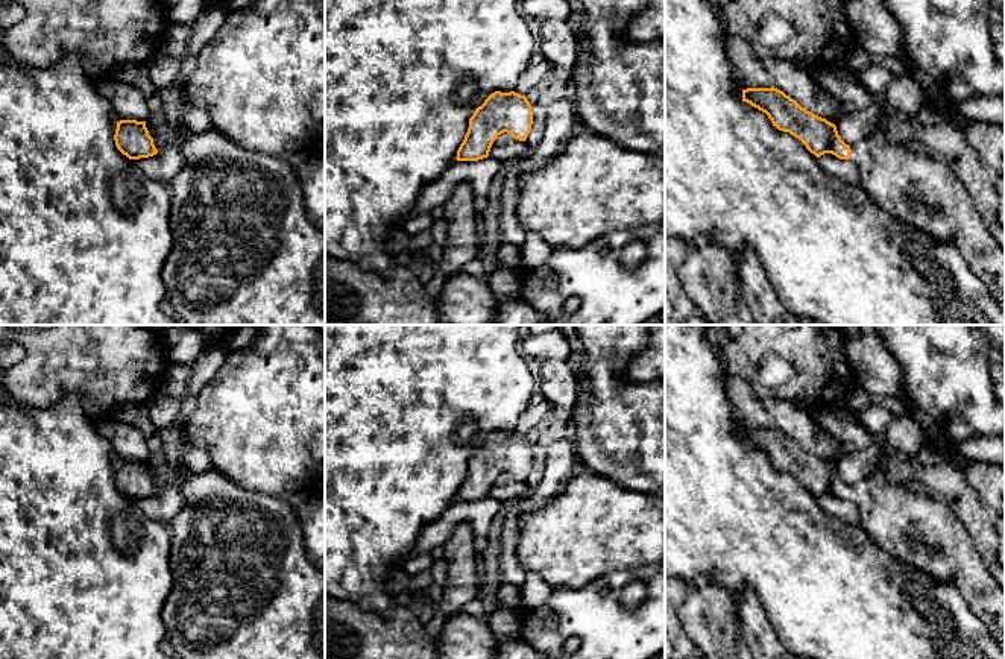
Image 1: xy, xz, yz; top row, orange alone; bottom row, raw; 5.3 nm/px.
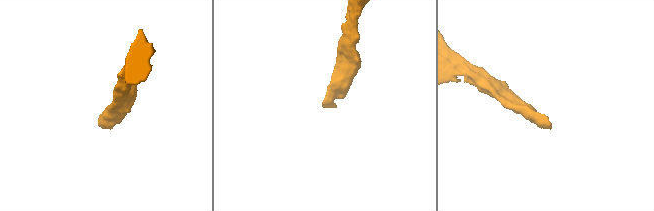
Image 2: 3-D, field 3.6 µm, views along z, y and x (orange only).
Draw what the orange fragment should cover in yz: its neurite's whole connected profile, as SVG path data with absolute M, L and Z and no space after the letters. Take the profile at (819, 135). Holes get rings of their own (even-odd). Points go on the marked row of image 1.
M774 87L742 90L742 102L765 112L773 126L799 138L817 158L832 153L840 159L852 159L871 199L893 217L938 241L952 241L1005 313L1005 251L984 223L967 188L943 159L912 144L888 144L885 129L849 146L833 123L806 111Z

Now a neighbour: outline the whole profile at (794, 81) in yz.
M730 36L724 44L732 73L742 87L774 87L821 118L840 120L844 115L830 94L809 76L805 67L782 61L770 52L759 56L741 36Z

